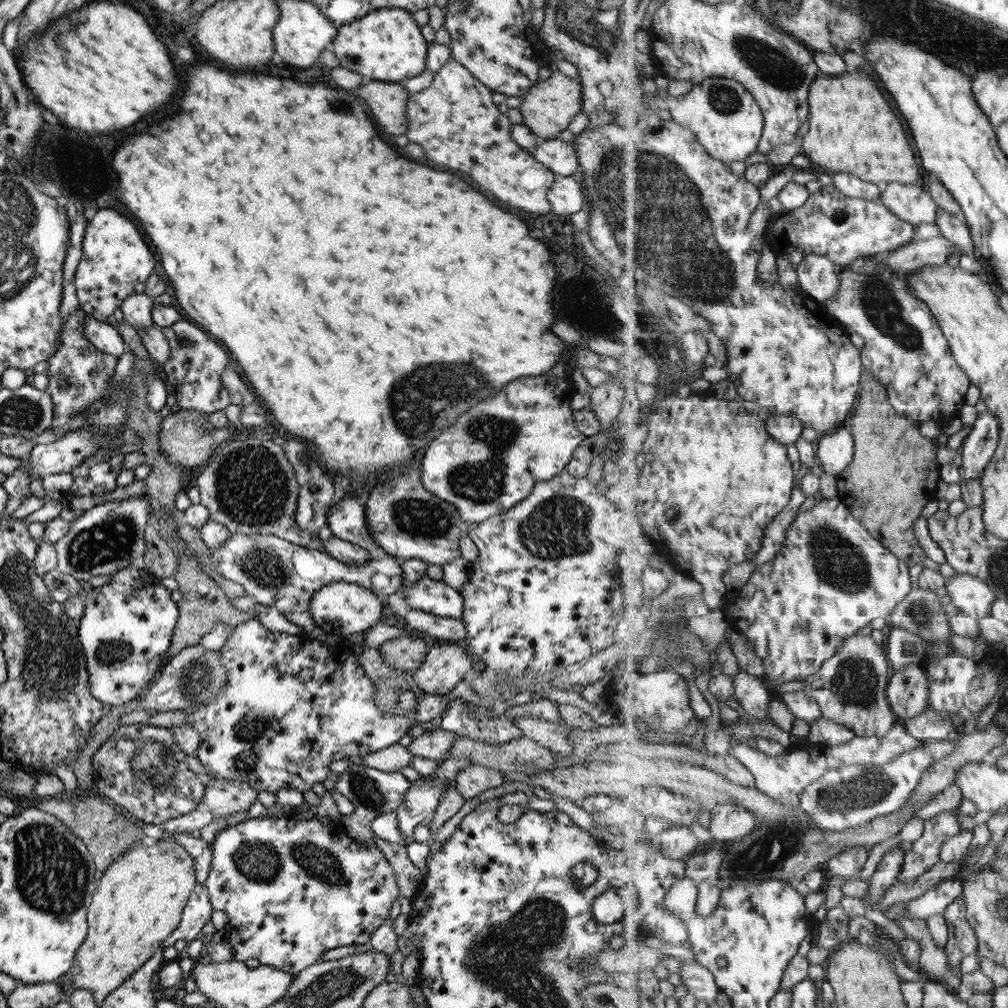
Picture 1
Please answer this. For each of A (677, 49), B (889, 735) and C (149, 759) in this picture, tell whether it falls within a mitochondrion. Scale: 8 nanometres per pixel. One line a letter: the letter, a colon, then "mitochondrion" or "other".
A: other
B: other
C: mitochondrion

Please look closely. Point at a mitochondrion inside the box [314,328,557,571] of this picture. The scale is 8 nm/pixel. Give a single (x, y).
(416, 401)

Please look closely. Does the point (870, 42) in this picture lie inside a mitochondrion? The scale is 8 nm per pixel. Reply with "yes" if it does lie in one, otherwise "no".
no

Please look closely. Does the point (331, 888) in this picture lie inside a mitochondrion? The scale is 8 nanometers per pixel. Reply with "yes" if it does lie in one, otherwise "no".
yes

